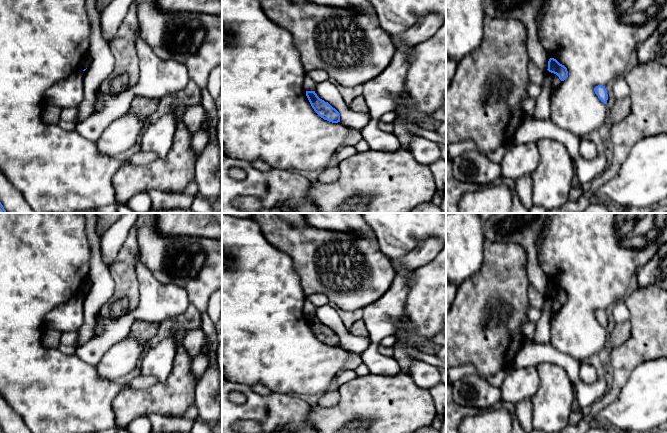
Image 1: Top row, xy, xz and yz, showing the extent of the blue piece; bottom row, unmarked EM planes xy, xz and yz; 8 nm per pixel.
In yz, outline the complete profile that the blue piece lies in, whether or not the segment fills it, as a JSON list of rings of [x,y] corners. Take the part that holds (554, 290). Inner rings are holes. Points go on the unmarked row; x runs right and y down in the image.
[[[554,282],[549,283],[547,294],[551,297],[556,298],[561,305],[564,305],[568,301],[567,292]]]

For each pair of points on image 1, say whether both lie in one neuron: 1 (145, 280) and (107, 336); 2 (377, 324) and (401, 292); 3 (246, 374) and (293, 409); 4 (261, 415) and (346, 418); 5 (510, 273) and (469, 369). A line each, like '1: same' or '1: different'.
1: same
2: same
3: different
4: different
5: different

